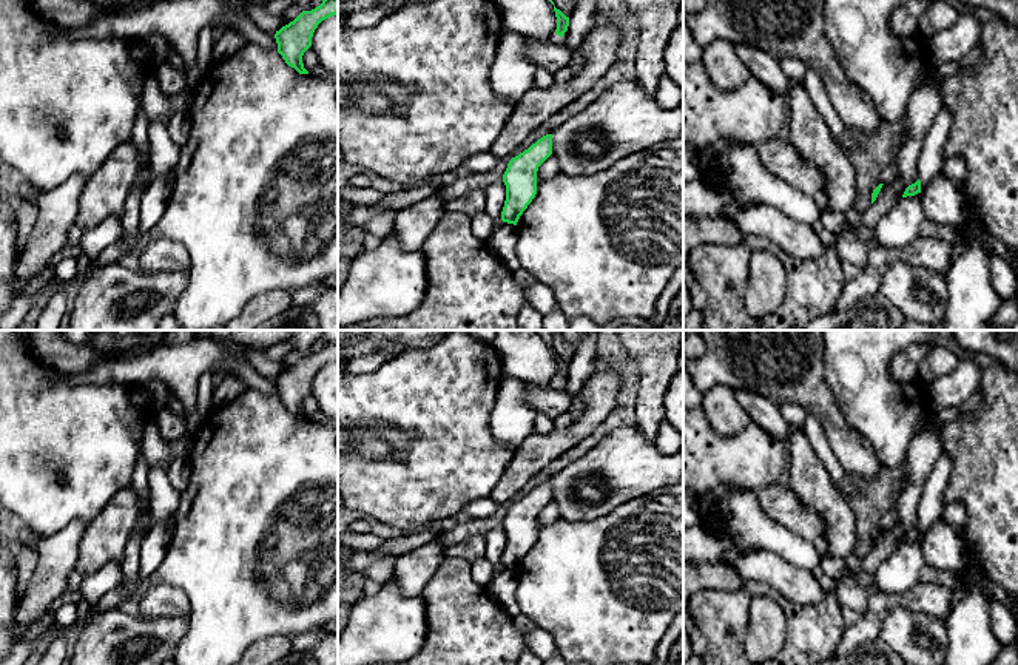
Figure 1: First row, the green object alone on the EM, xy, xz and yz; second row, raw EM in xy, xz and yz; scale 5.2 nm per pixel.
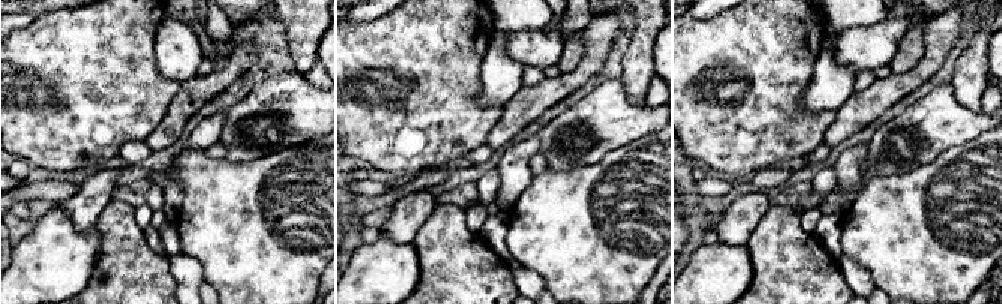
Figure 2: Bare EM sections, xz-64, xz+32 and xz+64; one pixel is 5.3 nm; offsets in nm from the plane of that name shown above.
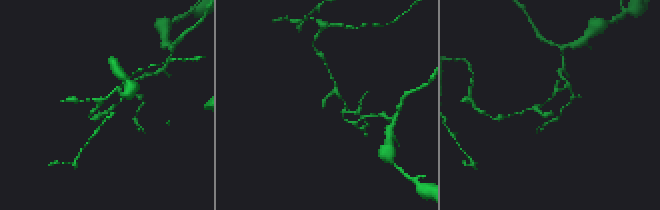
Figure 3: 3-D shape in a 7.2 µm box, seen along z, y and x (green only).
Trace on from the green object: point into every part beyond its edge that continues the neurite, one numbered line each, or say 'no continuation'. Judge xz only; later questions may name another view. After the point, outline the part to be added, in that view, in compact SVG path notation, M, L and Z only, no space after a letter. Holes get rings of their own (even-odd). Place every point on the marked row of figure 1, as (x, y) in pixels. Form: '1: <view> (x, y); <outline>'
no continuation

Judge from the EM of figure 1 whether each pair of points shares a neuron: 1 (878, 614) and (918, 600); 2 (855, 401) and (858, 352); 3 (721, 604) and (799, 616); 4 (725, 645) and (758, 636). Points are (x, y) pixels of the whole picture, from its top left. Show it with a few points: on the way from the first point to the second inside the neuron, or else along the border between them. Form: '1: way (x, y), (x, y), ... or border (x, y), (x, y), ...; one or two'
1: way (887, 605), (893, 600), (909, 600); one
2: way (858, 389), (858, 364); one
3: way (741, 599), (748, 591), (768, 591), (781, 600); one
4: border (750, 604), (744, 648); two

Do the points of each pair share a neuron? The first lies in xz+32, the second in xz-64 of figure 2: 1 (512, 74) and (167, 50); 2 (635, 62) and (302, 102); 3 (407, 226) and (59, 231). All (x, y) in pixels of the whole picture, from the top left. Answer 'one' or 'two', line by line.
1: one
2: two
3: two

